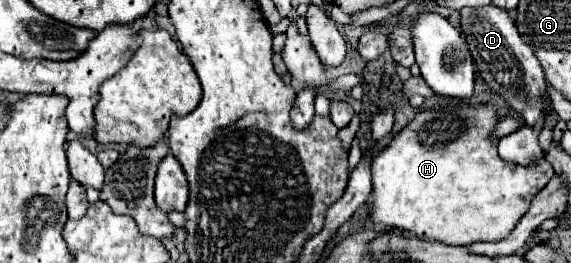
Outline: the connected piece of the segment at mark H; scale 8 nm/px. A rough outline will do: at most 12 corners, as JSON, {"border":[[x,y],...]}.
{"border":[[443,97],[373,159],[371,221],[505,239],[555,171]]}

